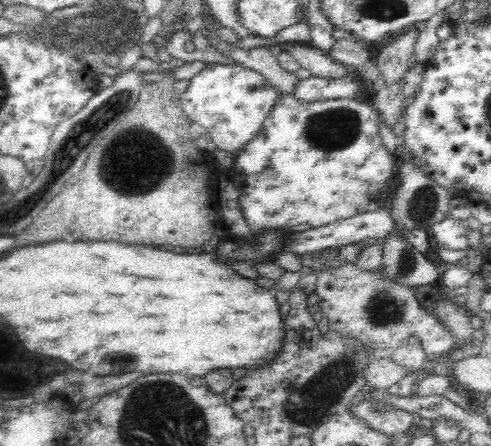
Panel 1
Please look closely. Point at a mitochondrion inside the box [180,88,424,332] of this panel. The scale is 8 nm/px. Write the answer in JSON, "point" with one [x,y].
{"point":[332,130]}

